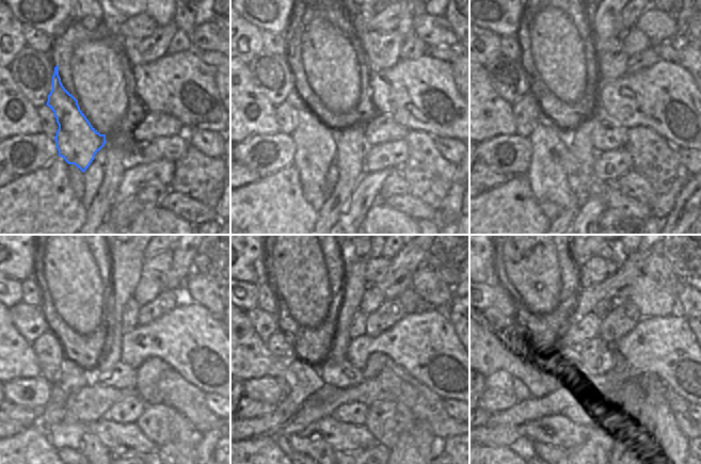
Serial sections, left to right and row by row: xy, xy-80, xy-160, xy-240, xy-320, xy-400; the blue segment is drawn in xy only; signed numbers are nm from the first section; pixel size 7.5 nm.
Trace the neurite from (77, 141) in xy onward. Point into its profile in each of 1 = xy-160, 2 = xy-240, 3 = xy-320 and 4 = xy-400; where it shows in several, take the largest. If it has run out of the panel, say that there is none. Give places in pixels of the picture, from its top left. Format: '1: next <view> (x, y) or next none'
1: next xy-160 (548, 180)
2: next xy-240 (78, 435)
3: next xy-320 (314, 446)
4: next xy-400 (546, 451)

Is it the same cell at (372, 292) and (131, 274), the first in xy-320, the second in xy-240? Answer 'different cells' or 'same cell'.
different cells

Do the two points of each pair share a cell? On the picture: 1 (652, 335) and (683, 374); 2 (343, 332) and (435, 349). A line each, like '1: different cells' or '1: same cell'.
1: same cell
2: different cells

